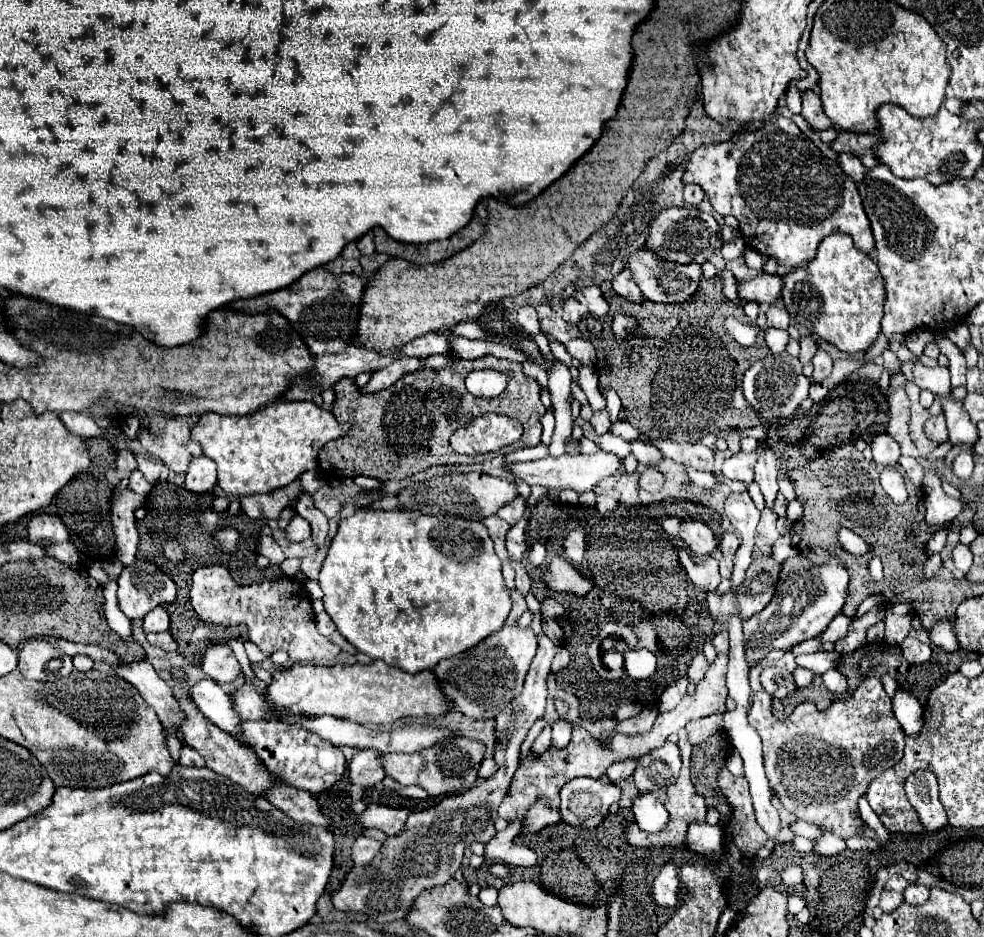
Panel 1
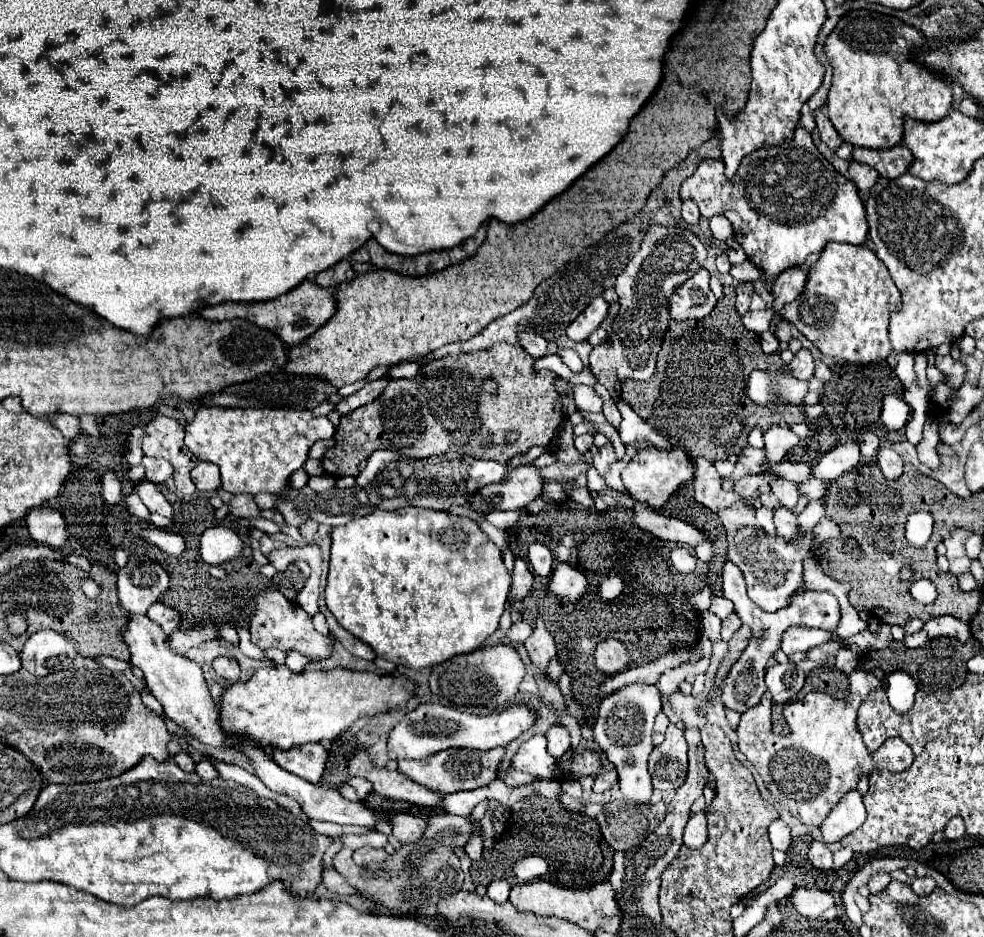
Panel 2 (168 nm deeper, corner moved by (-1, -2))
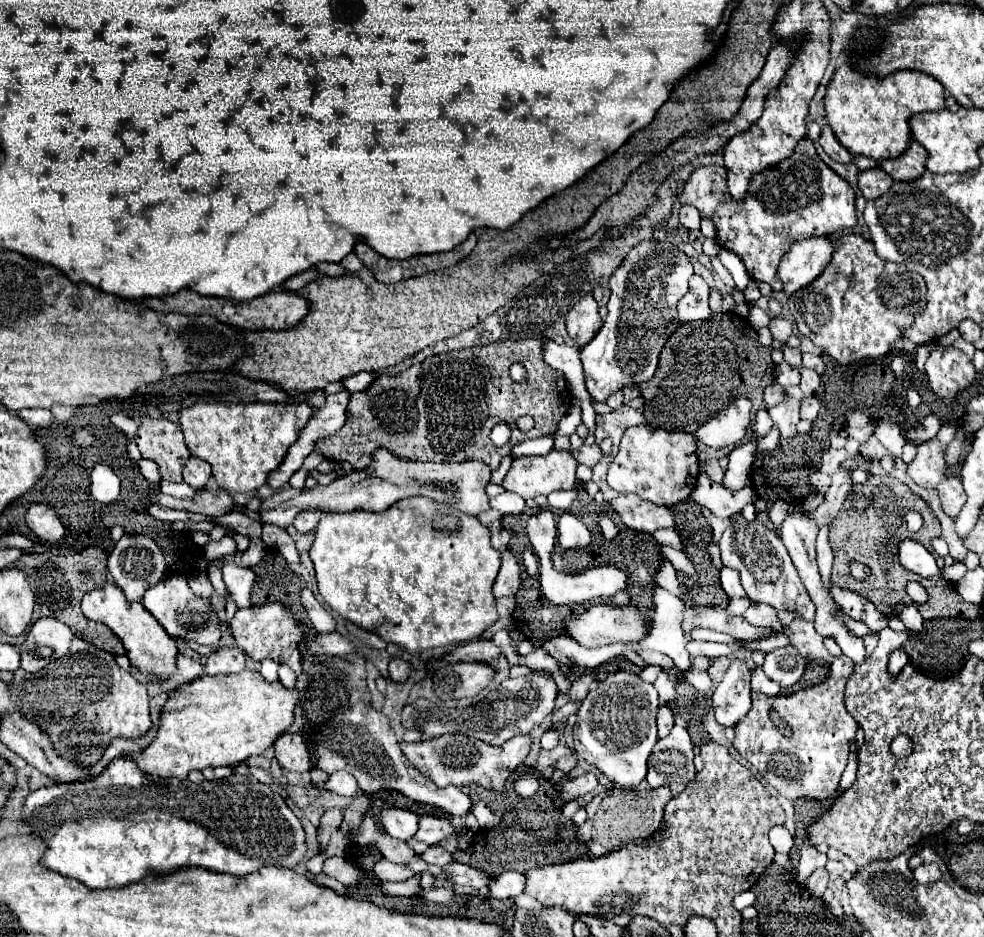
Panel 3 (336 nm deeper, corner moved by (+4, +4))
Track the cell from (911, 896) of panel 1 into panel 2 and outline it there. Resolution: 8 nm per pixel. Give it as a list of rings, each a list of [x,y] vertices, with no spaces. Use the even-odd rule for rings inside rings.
[[[923,876],[923,878],[915,878],[913,880],[913,884],[911,884],[911,888],[913,888],[913,892],[915,894],[919,894],[919,896],[925,896],[925,894],[931,894],[933,890],[935,890],[935,880],[933,878],[929,878],[929,876]]]

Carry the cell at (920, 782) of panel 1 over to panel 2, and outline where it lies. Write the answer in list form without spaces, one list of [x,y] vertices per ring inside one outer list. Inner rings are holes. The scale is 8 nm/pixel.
[[[959,816],[953,818],[953,820],[947,824],[947,828],[945,828],[945,836],[951,838],[951,840],[963,838],[965,834],[967,834],[967,830],[965,830],[965,824],[963,824],[963,820],[961,820]]]

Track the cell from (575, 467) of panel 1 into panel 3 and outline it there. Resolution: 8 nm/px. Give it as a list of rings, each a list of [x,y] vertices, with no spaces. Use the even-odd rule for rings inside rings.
[[[376,450],[372,454],[372,462],[364,470],[354,470],[346,476],[336,478],[332,484],[322,486],[316,484],[314,488],[292,488],[284,486],[274,496],[266,498],[260,506],[262,522],[276,524],[286,528],[294,522],[294,518],[304,510],[322,510],[322,512],[350,512],[354,508],[364,508],[372,512],[382,512],[394,502],[408,498],[408,496],[428,496],[436,502],[452,504],[464,514],[478,516],[480,512],[490,510],[486,486],[490,484],[492,470],[482,462],[420,462],[408,458],[396,458],[390,450]]]

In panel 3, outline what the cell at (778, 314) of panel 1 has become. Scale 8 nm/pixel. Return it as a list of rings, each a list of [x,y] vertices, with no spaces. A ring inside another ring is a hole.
[[[780,316],[772,318],[768,328],[770,328],[770,332],[772,332],[774,340],[778,340],[780,344],[784,344],[784,342],[788,340],[788,336],[792,334],[792,324],[790,324],[786,318],[780,318]]]

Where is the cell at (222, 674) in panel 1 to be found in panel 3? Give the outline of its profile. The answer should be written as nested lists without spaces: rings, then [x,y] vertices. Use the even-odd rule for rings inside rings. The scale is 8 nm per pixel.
[[[224,646],[224,648],[218,648],[216,652],[212,652],[208,656],[204,672],[212,674],[212,676],[240,672],[240,670],[244,670],[244,660],[246,660],[246,656],[244,656],[244,652],[240,648]]]

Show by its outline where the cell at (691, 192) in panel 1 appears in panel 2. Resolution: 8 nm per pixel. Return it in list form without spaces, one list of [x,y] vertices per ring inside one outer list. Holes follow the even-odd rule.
[[[683,202],[681,216],[683,216],[683,220],[685,220],[687,224],[697,224],[699,218],[701,218],[699,208],[697,208],[697,204],[693,204],[693,202]]]

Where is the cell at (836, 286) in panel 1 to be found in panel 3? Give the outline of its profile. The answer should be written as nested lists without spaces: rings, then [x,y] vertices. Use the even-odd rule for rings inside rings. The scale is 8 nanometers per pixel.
[[[846,234],[834,240],[832,262],[812,284],[800,288],[788,298],[788,308],[802,336],[810,338],[816,346],[820,346],[840,364],[850,364],[862,358],[884,356],[890,350],[892,342],[900,338],[900,330],[904,328],[904,324],[912,324],[914,314],[920,314],[924,310],[924,296],[926,284],[920,274],[906,270],[902,264],[880,260],[870,240],[862,238],[860,234]]]

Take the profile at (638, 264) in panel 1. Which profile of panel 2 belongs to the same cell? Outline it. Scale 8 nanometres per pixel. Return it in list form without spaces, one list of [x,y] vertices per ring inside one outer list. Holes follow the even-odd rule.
[[[701,268],[691,280],[687,280],[683,286],[679,286],[671,296],[671,318],[673,320],[703,320],[707,318],[717,304],[717,298],[713,296],[709,288],[709,272]]]

